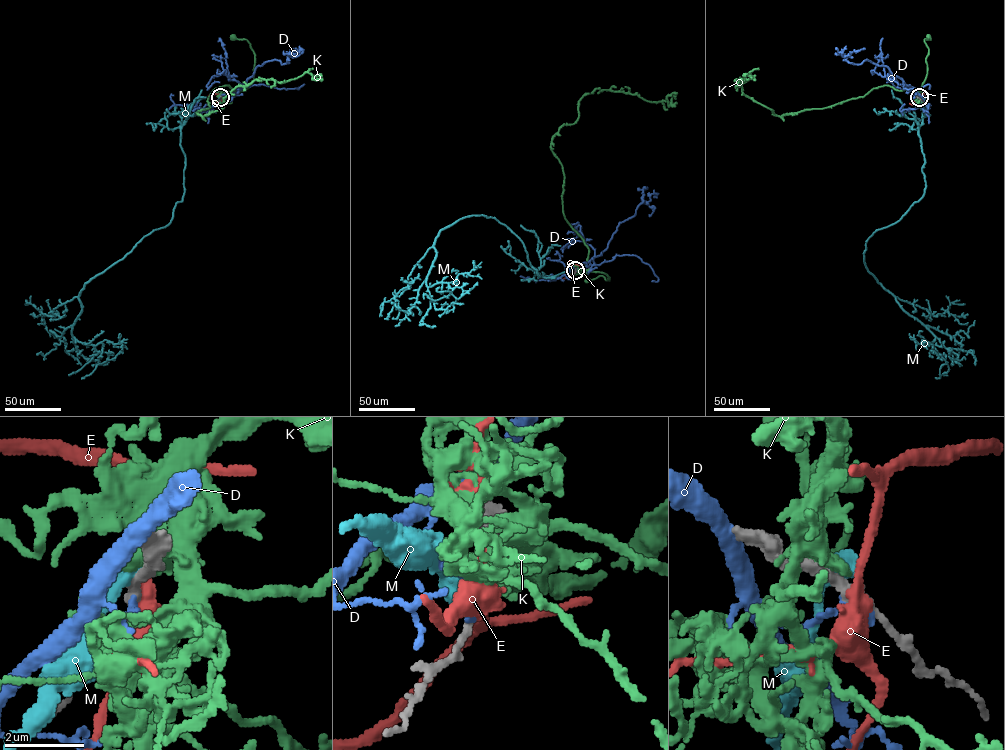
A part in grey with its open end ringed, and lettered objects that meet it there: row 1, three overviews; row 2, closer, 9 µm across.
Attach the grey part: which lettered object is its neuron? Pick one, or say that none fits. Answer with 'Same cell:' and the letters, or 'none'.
Same cell: M

